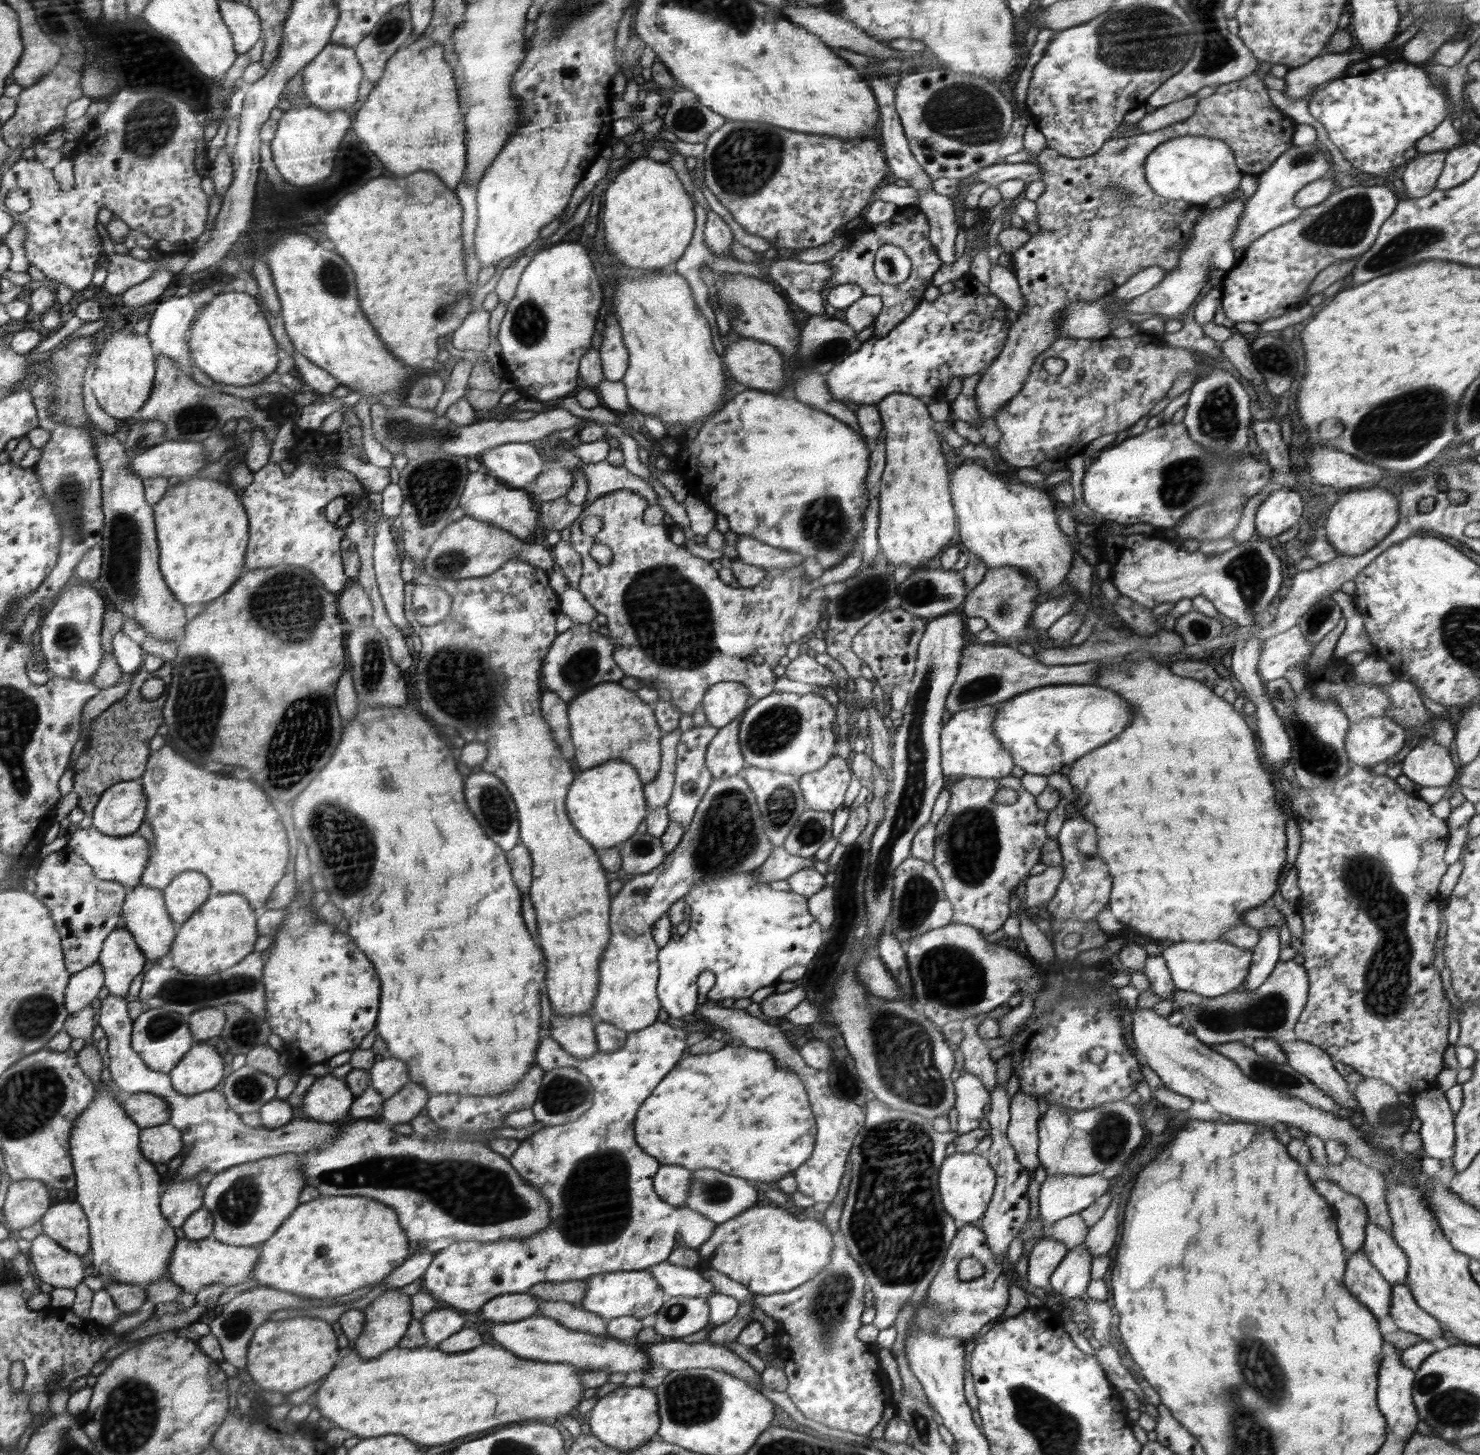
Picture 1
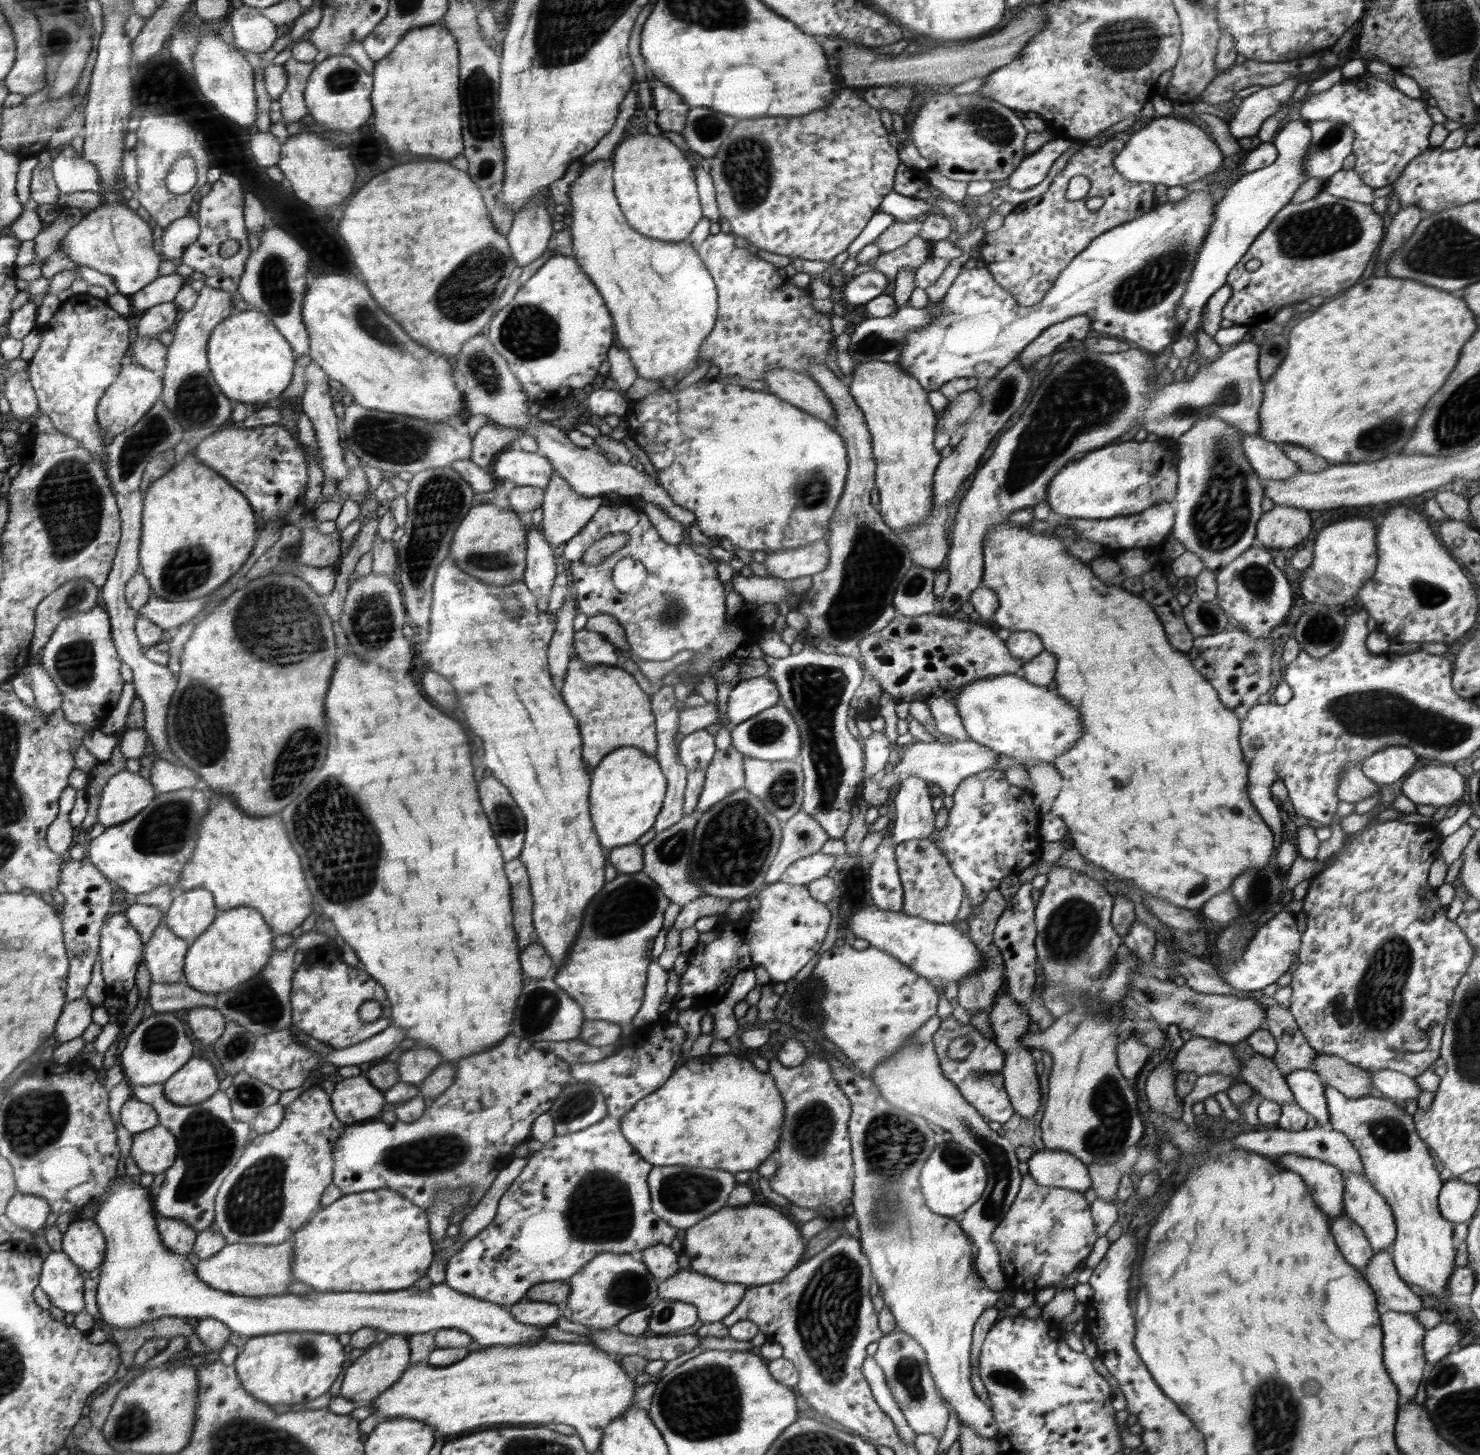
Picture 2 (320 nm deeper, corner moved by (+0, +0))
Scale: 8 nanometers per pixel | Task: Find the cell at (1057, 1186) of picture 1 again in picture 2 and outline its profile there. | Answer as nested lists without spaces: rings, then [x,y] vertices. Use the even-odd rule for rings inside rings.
[[[1034,1150],[1026,1163],[1029,1175],[1040,1185],[1064,1187],[1083,1193],[1091,1186],[1087,1164],[1068,1151]]]

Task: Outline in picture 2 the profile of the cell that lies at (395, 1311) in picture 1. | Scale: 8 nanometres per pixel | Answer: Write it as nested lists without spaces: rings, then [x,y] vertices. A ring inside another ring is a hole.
[[[390,1333],[388,1339],[370,1347],[366,1353],[351,1361],[345,1372],[339,1396],[351,1400],[360,1407],[370,1405],[378,1395],[382,1395],[384,1391],[396,1384],[404,1374],[404,1370],[408,1368],[411,1358],[409,1342],[410,1339],[402,1333]]]

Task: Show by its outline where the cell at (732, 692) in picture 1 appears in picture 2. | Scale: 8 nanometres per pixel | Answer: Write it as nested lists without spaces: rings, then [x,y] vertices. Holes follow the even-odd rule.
[[[767,675],[734,683],[728,697],[730,726],[736,726],[780,702],[778,685]]]

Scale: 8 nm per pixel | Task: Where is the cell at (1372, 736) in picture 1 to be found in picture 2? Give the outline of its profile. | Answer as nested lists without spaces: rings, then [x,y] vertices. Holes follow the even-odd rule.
[[[1393,745],[1372,753],[1362,764],[1362,772],[1379,785],[1392,784],[1414,770],[1417,754],[1410,748]]]

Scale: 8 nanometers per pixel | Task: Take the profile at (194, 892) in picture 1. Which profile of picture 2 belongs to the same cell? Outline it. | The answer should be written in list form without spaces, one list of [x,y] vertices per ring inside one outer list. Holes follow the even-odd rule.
[[[200,887],[175,894],[166,920],[176,936],[191,944],[215,922],[218,913],[213,892]]]

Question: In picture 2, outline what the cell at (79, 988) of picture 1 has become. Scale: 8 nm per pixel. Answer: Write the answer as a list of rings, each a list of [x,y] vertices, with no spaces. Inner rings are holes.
[[[88,996],[68,1002],[57,1026],[57,1040],[62,1044],[84,1036],[84,1032],[95,1023],[96,1009]]]

